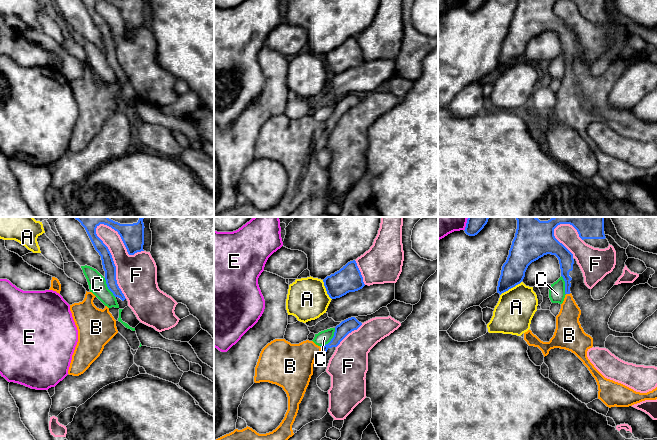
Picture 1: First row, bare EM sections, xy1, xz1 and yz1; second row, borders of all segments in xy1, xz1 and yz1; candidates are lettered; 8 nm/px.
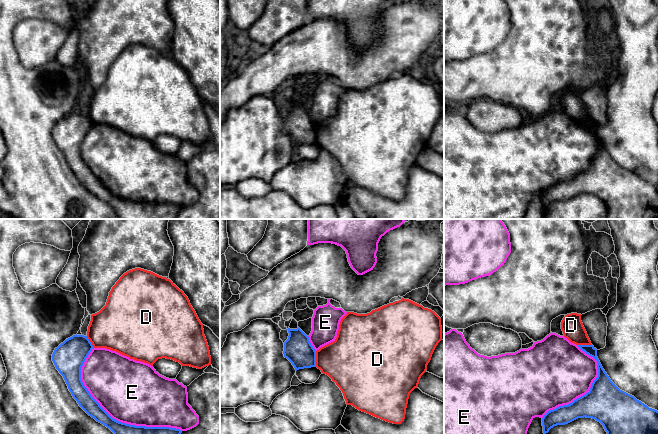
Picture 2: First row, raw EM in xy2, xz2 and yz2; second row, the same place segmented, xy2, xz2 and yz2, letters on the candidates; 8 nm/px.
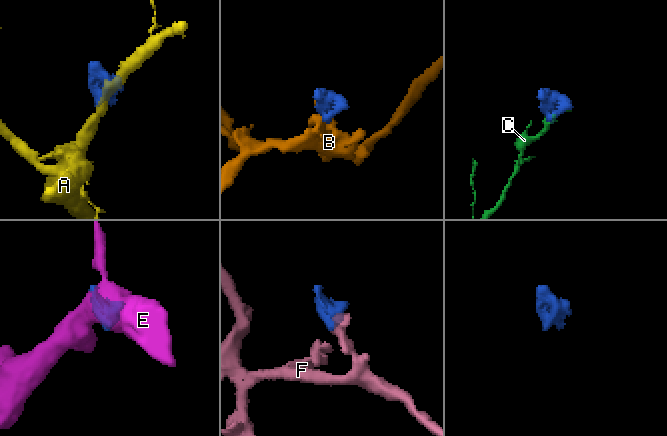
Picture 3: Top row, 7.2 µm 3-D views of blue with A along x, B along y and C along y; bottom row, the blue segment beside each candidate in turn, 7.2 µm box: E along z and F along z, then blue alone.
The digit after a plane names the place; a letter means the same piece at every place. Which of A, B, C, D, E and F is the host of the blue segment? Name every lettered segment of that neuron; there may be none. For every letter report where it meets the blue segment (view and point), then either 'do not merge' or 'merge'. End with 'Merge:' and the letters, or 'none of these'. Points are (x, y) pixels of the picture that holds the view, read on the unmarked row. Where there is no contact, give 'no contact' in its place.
A: meets blue in yz1 at (510, 64); do not merge
B: meets blue in xz1 at (320, 128); merge
C: meets blue in xz1 at (331, 115); do not merge
D: meets blue in xz2 at (315, 135); do not merge
E: meets blue in xy2 at (112, 194); do not merge
F: meets blue in xy1 at (113, 37); do not merge
Merge: B

